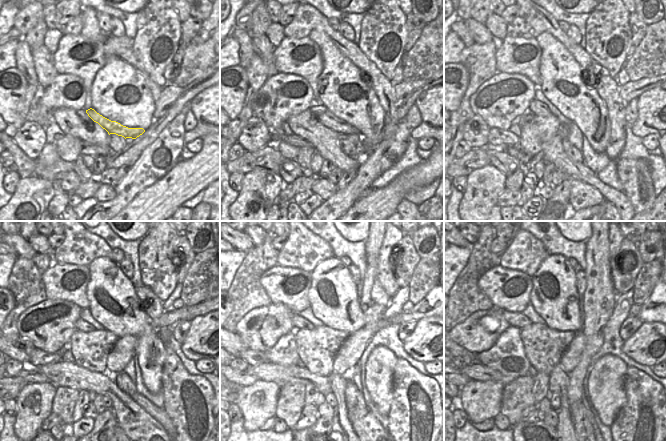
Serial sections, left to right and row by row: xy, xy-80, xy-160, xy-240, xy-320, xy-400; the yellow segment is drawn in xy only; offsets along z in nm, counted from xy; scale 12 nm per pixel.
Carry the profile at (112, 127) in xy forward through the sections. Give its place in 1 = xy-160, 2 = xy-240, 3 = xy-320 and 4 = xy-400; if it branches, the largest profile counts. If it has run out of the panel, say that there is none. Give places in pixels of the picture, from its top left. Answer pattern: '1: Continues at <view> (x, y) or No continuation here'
1: Continues at xy-160 (538, 108)
2: Continues at xy-240 (80, 324)
3: Continues at xy-320 (298, 322)
4: Continues at xy-400 (519, 320).

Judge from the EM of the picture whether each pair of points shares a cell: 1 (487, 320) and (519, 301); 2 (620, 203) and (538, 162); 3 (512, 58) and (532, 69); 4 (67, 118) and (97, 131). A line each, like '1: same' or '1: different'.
1: different
2: different
3: same
4: same

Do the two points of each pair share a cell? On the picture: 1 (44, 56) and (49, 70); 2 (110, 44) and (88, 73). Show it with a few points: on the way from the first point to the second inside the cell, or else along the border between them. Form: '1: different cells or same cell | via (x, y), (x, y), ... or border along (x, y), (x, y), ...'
1: same cell | via (44, 59), (46, 67)
2: same cell | via (103, 51), (99, 55), (99, 63), (95, 66)

